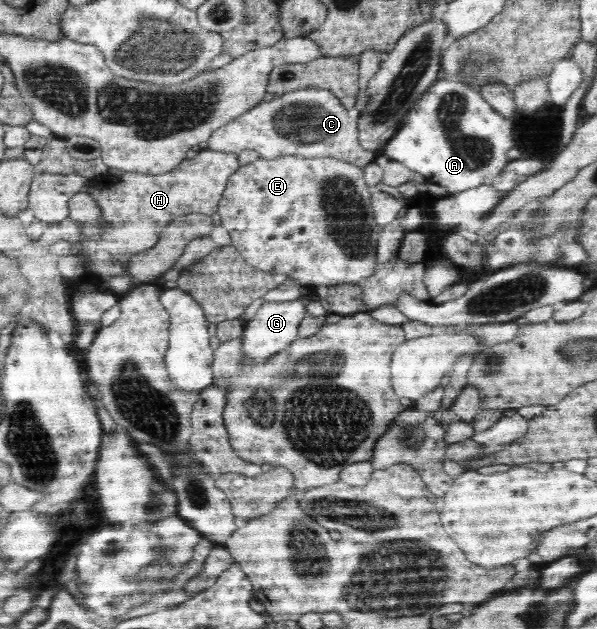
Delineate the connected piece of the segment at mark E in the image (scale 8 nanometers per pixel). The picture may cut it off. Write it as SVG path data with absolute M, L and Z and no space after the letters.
M292 155L276 159L258 158L253 163L241 166L226 183L222 199L219 201L218 214L221 217L221 225L227 228L234 246L238 253L252 266L260 271L271 274L286 275L297 280L303 286L316 285L340 285L340 284L361 284L362 281L370 278L376 273L376 267L380 264L376 261L376 249L382 226L378 225L371 207L371 188L366 185L363 170L356 165L345 163L339 159L329 156L318 158L304 158L303 156Z

